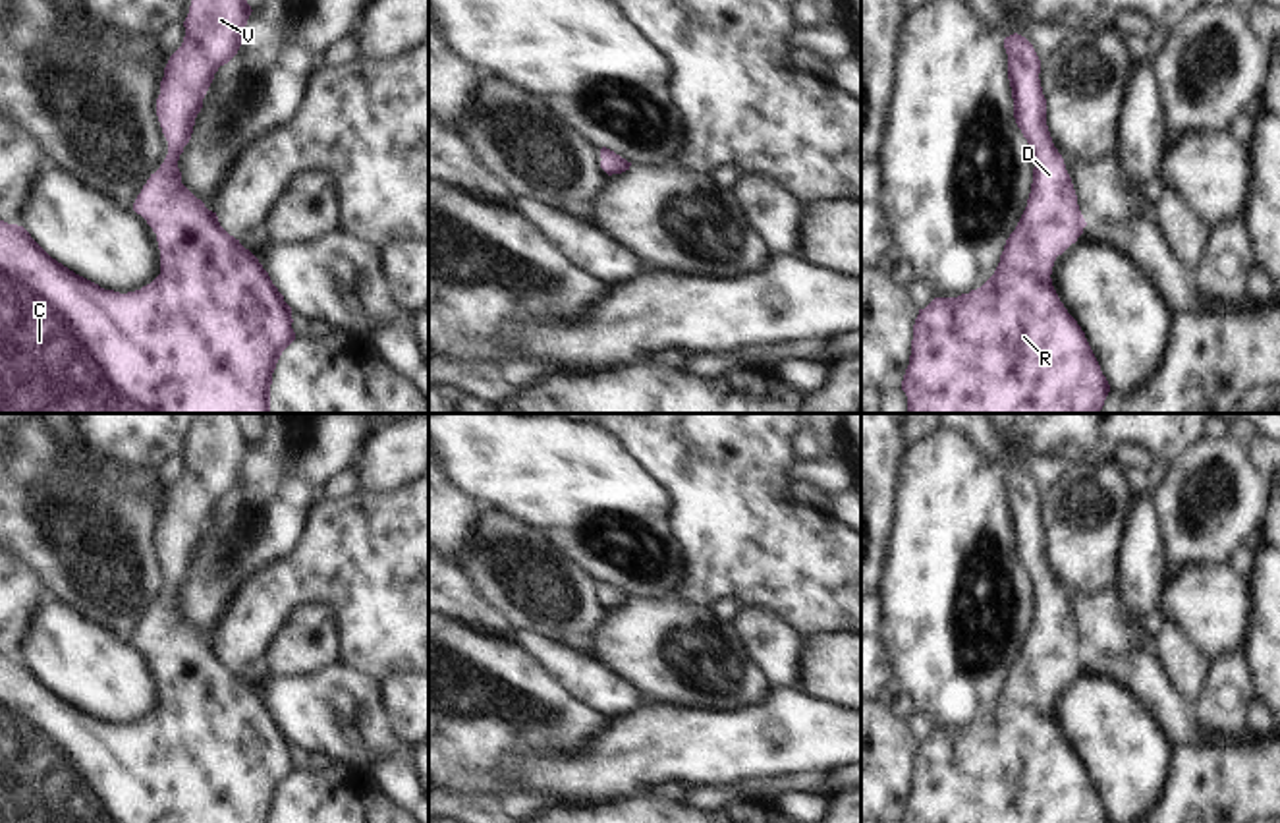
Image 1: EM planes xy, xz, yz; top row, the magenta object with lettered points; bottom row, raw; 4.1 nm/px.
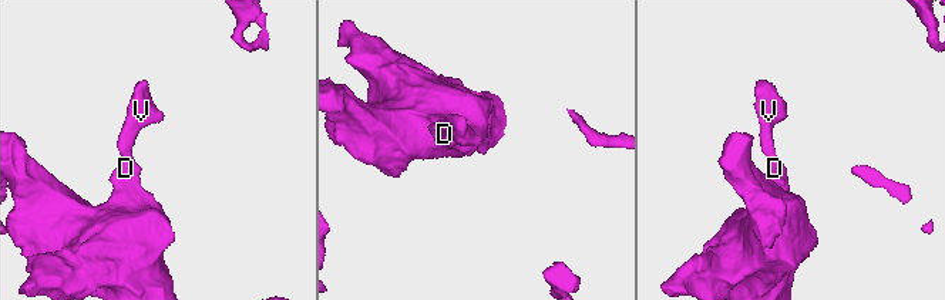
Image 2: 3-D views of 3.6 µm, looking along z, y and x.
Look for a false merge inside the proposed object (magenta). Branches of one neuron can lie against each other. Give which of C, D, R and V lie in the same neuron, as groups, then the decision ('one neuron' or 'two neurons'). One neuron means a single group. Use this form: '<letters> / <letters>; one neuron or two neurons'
C D R V; one neuron

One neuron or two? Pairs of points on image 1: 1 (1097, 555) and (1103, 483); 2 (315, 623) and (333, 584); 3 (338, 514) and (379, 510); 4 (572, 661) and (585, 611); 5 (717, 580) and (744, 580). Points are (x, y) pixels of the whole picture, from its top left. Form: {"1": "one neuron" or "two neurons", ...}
{"1": "one neuron", "2": "two neurons", "3": "one neuron", "4": "two neurons", "5": "one neuron"}

